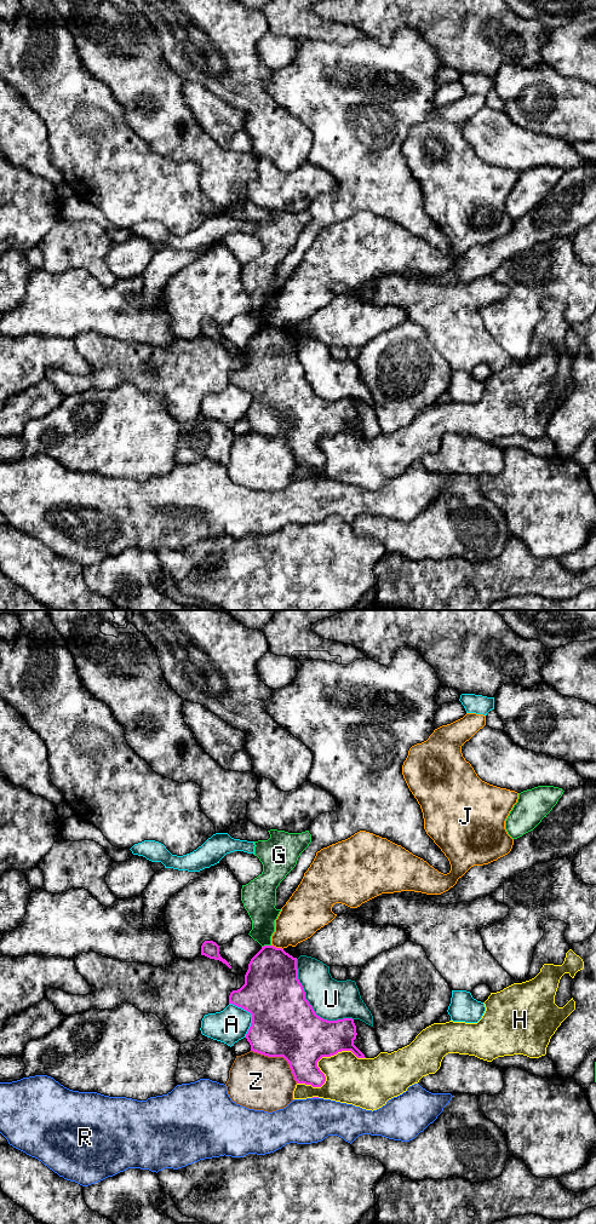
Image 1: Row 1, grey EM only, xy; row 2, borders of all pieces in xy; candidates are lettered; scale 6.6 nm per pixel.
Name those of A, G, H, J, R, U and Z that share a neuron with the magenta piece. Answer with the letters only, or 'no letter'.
no letter

